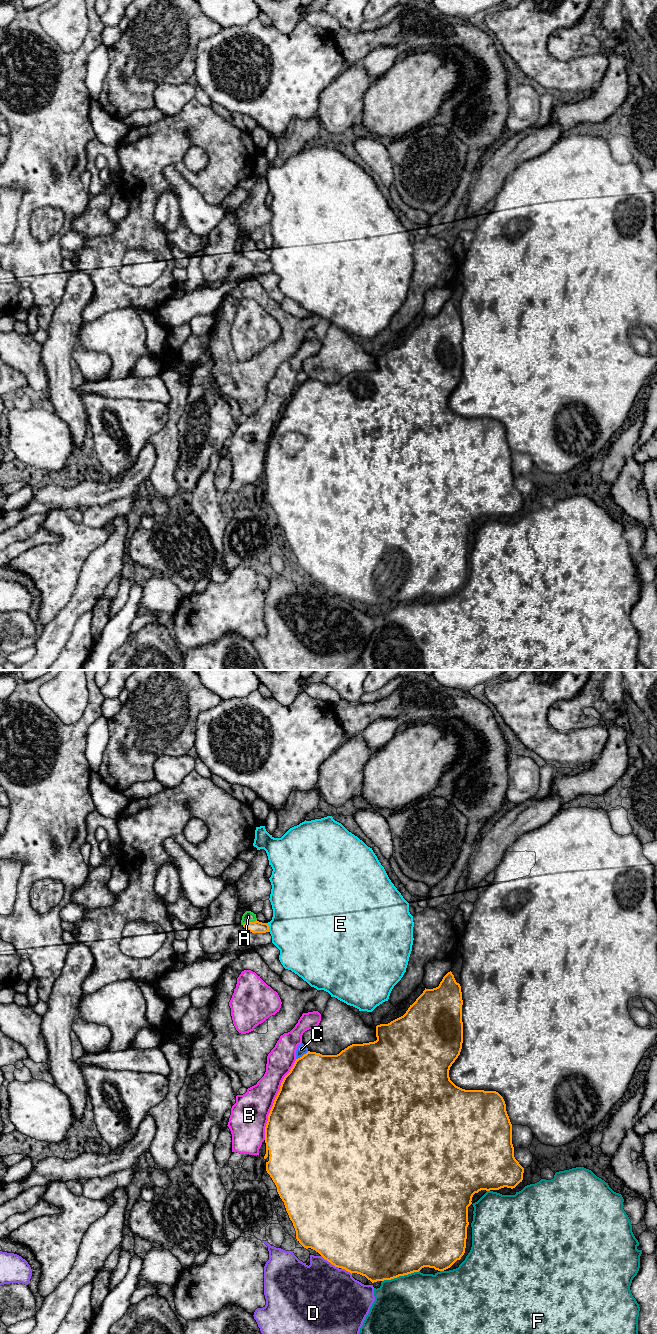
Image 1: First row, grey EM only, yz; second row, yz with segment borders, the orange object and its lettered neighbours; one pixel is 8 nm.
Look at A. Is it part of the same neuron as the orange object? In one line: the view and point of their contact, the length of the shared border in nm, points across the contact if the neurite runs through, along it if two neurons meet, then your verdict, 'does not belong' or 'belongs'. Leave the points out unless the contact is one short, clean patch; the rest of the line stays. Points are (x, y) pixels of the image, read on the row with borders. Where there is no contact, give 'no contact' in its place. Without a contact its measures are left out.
yz (249, 922) | 130 nm | across yz (255, 927), (249, 922), (248, 916) | belongs

